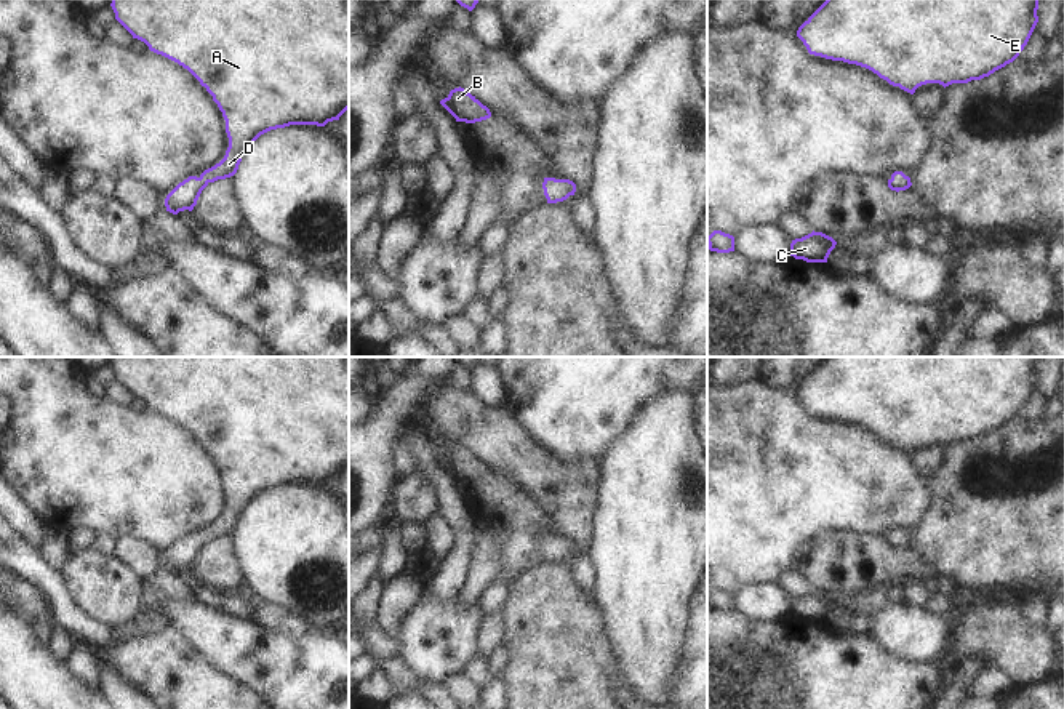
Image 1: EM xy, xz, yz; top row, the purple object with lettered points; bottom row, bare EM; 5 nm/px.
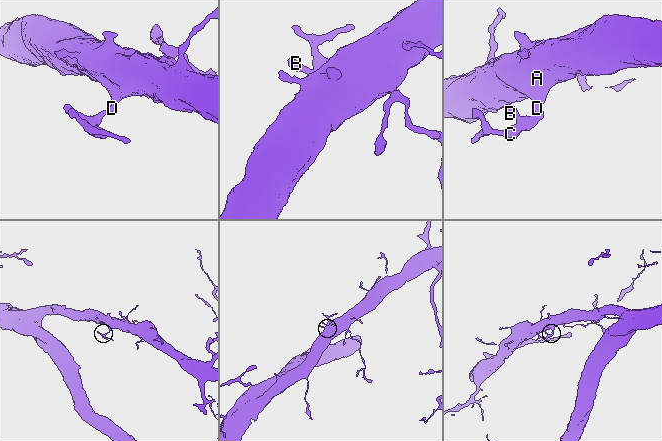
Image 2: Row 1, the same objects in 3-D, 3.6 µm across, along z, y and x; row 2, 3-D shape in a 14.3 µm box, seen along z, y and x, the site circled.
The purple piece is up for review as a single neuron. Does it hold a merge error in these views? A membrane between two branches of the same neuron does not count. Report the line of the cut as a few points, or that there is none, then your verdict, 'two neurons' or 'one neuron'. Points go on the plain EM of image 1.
cut none; one neuron

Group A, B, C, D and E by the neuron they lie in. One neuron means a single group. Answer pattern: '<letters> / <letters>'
A B C D E

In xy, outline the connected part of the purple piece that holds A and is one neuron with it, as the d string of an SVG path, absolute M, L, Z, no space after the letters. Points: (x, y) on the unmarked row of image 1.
M112 357L110 362L115 378L133 394L144 400L150 410L162 413L187 427L202 445L213 455L226 479L229 506L224 517L205 528L198 536L189 535L179 541L165 557L166 570L192 570L202 549L218 538L230 536L237 531L246 507L264 491L290 483L325 485L328 480L339 479L349 467L349 357Z

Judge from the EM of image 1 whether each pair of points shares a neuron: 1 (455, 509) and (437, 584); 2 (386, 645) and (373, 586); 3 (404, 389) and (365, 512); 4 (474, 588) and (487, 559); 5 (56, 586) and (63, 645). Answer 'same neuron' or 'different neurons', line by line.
1: same neuron
2: same neuron
3: same neuron
4: same neuron
5: different neurons

